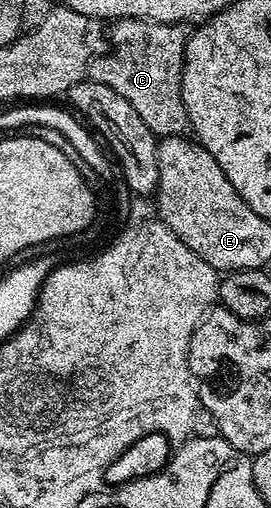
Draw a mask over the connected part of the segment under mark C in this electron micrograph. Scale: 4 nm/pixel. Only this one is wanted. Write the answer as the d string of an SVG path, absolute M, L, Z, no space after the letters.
M147 18L115 21L110 28L110 50L88 65L88 76L118 90L157 138L184 136L190 128L182 102L182 66L188 41L188 32L182 29L180 24L158 24Z

